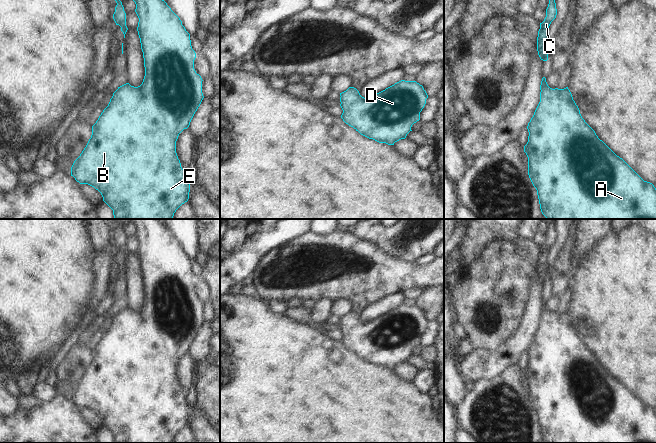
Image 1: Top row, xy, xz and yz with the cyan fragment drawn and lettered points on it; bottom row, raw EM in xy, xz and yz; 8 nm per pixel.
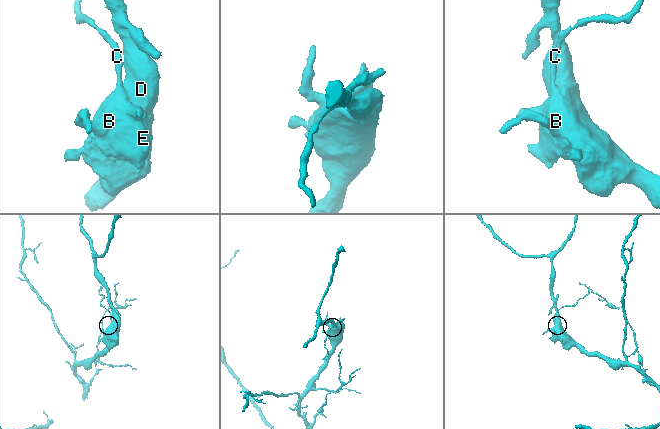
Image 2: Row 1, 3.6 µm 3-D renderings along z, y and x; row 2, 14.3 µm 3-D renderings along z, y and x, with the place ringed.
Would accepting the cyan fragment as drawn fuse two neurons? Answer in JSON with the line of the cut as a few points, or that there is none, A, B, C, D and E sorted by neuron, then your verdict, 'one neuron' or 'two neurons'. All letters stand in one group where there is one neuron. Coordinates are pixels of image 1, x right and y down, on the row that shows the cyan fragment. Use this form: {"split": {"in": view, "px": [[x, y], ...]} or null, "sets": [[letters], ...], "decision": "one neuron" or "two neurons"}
{"split": null, "sets": [["A", "B", "C", "D", "E"]], "decision": "one neuron"}

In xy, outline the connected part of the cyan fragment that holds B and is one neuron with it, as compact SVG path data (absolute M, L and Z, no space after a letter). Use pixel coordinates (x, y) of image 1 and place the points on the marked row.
M133 0L136 4L135 12L139 18L138 35L144 58L145 76L140 86L134 87L126 83L113 93L108 106L103 110L96 123L92 126L92 135L80 156L71 167L71 176L80 184L88 184L98 190L103 201L113 210L115 219L173 219L176 210L189 199L190 182L186 172L182 169L176 153L176 141L179 134L187 129L200 106L204 96L202 93L202 78L194 69L196 53L192 49L190 34L182 25L180 18L171 10L164 0Z

